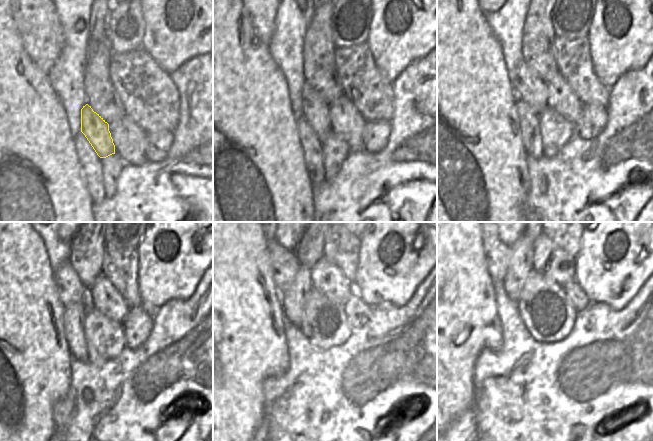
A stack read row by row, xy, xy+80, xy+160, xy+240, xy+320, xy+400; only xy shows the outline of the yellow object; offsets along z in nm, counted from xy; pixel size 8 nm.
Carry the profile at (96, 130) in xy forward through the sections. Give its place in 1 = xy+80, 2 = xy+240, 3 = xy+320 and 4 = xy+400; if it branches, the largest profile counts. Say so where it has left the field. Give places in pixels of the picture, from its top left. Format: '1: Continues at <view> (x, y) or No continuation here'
1: Continues at xy+80 (315, 110)
2: Continues at xy+240 (70, 290)
3: Continues at xy+320 (284, 265)
4: Continues at xy+400 (497, 254).

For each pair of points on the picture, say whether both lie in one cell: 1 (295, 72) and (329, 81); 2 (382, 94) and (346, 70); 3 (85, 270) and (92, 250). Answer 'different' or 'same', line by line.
1: different
2: same
3: same

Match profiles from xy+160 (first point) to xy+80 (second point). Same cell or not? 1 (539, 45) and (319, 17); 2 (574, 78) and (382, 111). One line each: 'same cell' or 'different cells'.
1: same cell
2: same cell

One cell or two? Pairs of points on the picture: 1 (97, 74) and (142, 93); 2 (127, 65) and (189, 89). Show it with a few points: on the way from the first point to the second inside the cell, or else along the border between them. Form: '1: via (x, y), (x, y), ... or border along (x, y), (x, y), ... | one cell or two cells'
1: border along (111, 56), (109, 76), (120, 102) | two cells
2: border along (169, 75), (178, 93), (179, 106) | two cells

